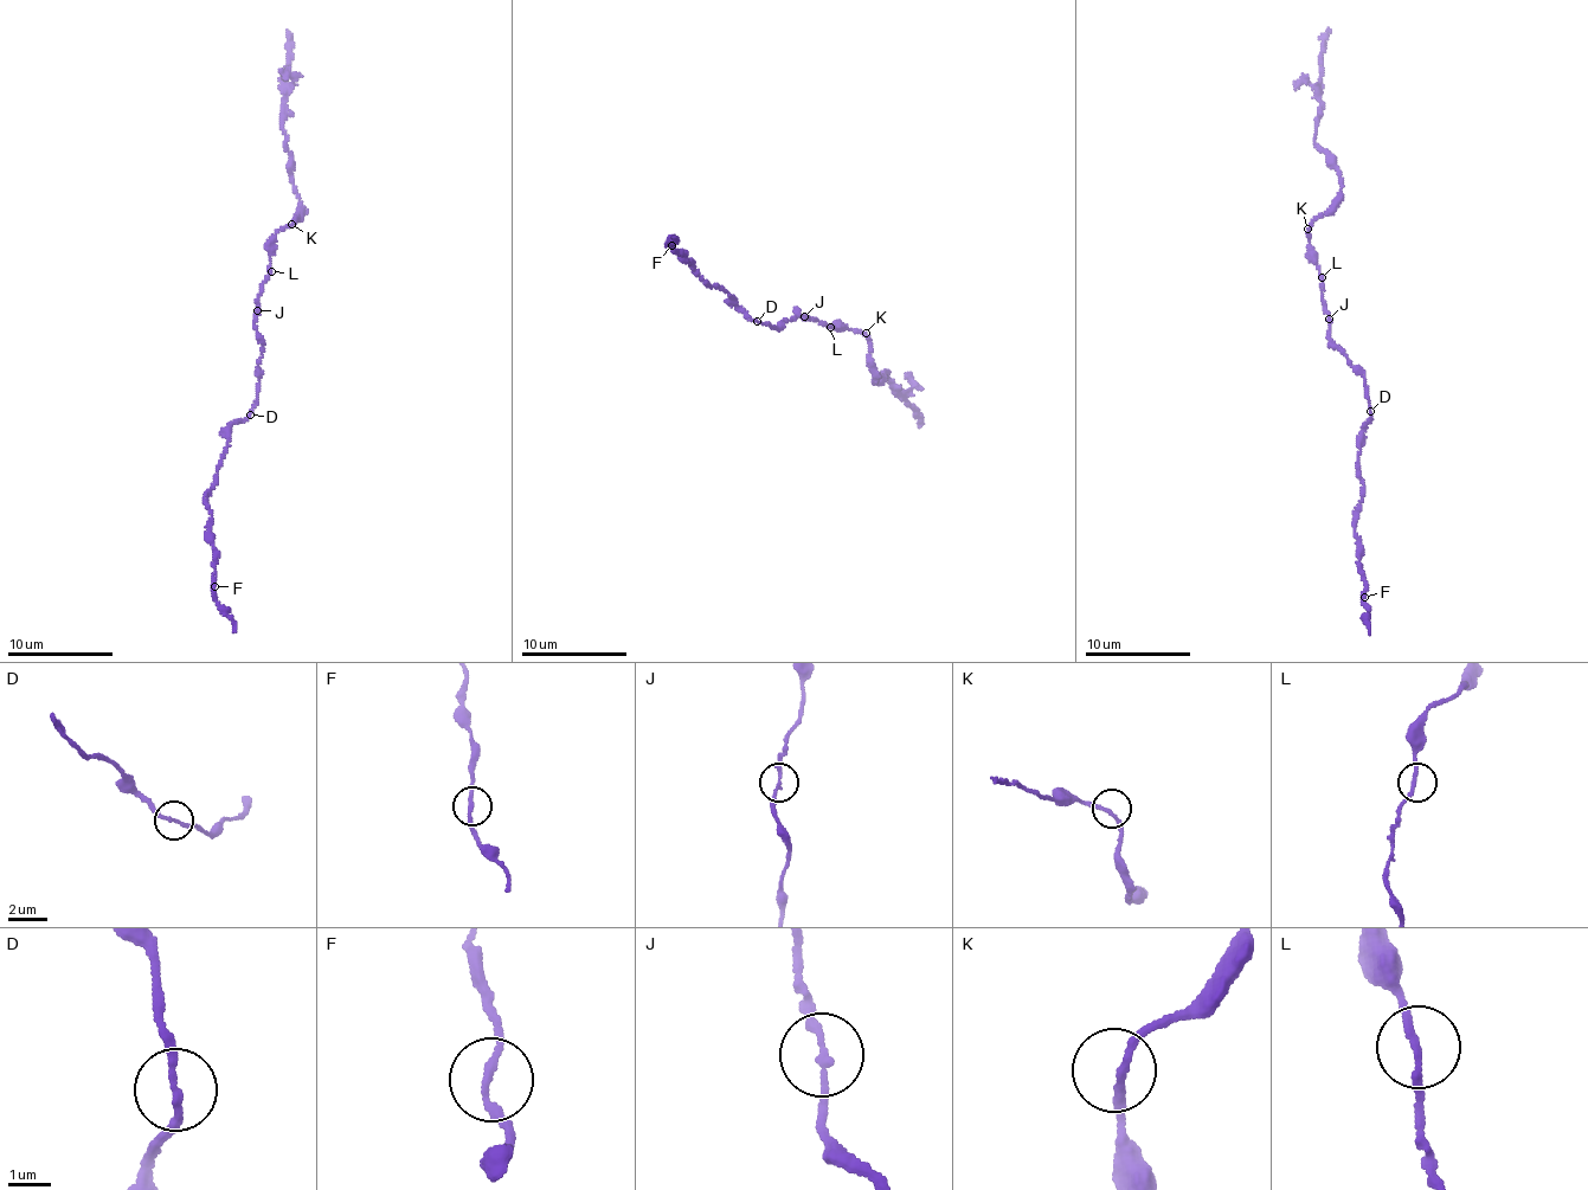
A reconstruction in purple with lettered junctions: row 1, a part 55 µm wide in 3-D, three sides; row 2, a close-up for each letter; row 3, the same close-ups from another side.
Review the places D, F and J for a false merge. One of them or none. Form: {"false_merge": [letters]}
{"false_merge": []}

